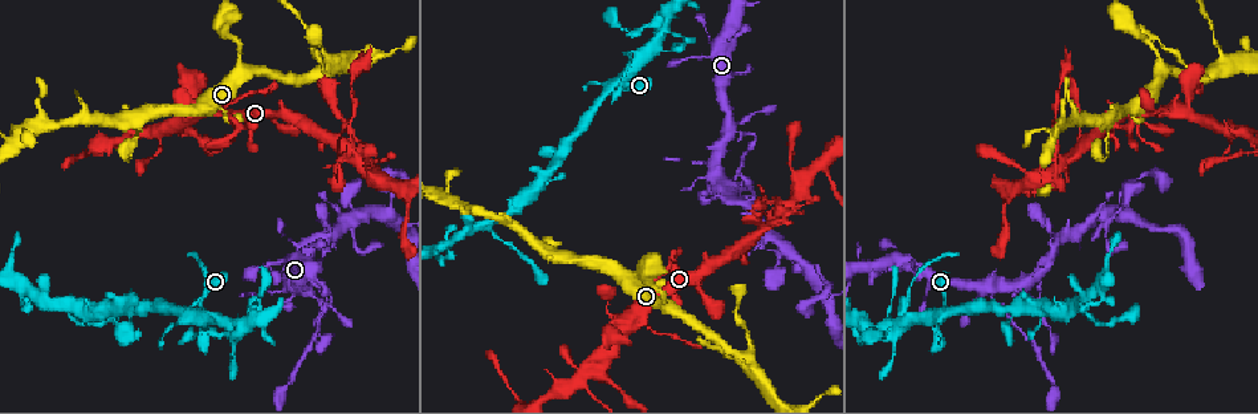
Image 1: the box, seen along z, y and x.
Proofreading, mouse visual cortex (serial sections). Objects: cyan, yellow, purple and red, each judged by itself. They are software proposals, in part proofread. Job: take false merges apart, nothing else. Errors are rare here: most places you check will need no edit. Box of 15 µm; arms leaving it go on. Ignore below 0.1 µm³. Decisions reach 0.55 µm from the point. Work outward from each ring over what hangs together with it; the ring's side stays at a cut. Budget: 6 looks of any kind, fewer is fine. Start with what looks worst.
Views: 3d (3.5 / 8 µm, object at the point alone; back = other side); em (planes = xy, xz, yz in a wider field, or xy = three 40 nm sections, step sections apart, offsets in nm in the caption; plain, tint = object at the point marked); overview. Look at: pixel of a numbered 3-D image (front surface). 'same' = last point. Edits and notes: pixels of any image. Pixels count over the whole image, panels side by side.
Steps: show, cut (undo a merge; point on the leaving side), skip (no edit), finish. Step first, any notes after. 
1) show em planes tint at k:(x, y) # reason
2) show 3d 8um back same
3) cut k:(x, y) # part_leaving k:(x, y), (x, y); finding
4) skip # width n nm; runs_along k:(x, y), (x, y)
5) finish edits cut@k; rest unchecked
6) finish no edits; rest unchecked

show 3d 3.5um at 1:(753, 366)

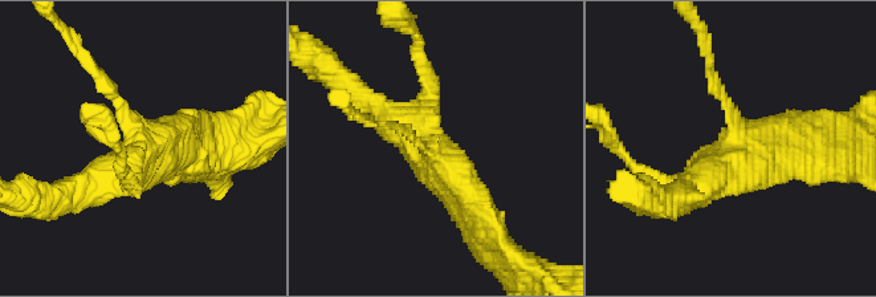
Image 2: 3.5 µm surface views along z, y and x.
show em xy step 5 tint at 2:(133, 128)

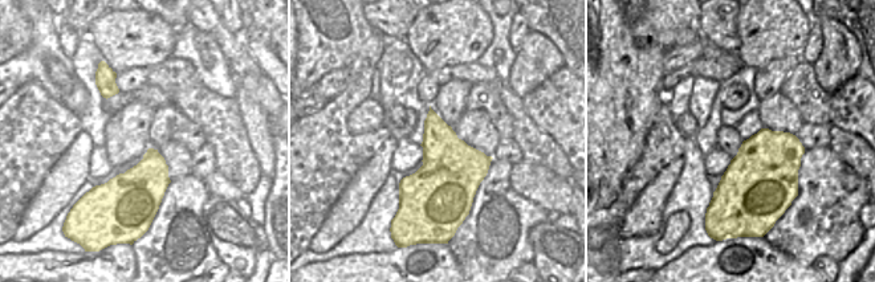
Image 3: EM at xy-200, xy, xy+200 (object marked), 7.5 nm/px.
skip # runs_along 2:(97, 182), (138, 137), (85, 59); continuous, no second cell

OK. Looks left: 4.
show 3d 3.5um back at 1:(982, 286) # thin arm on a thick one

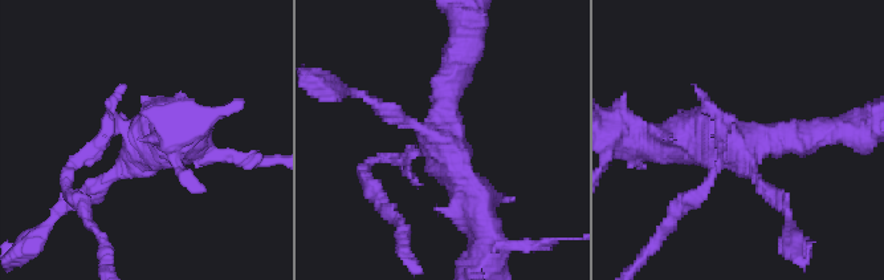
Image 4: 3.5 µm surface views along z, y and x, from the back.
show em xy step 1 tint at 4:(445, 149) # now the EM

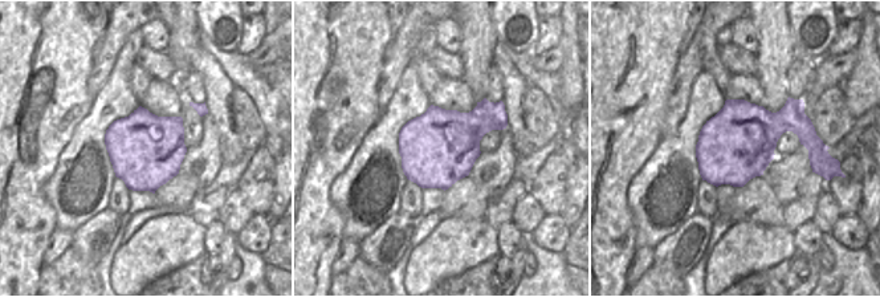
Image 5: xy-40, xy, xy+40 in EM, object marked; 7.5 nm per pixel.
show em xy step 5 tint same

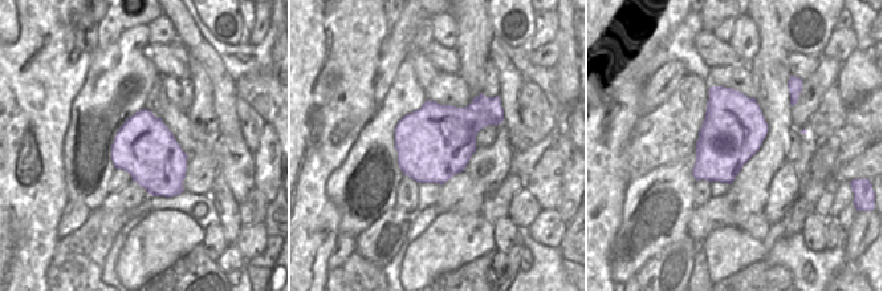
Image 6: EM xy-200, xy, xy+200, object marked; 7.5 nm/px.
skip # runs_along 4:(456, 63), (444, 147), (480, 222); one cell here

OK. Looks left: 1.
finish no edits; rest unchecked

